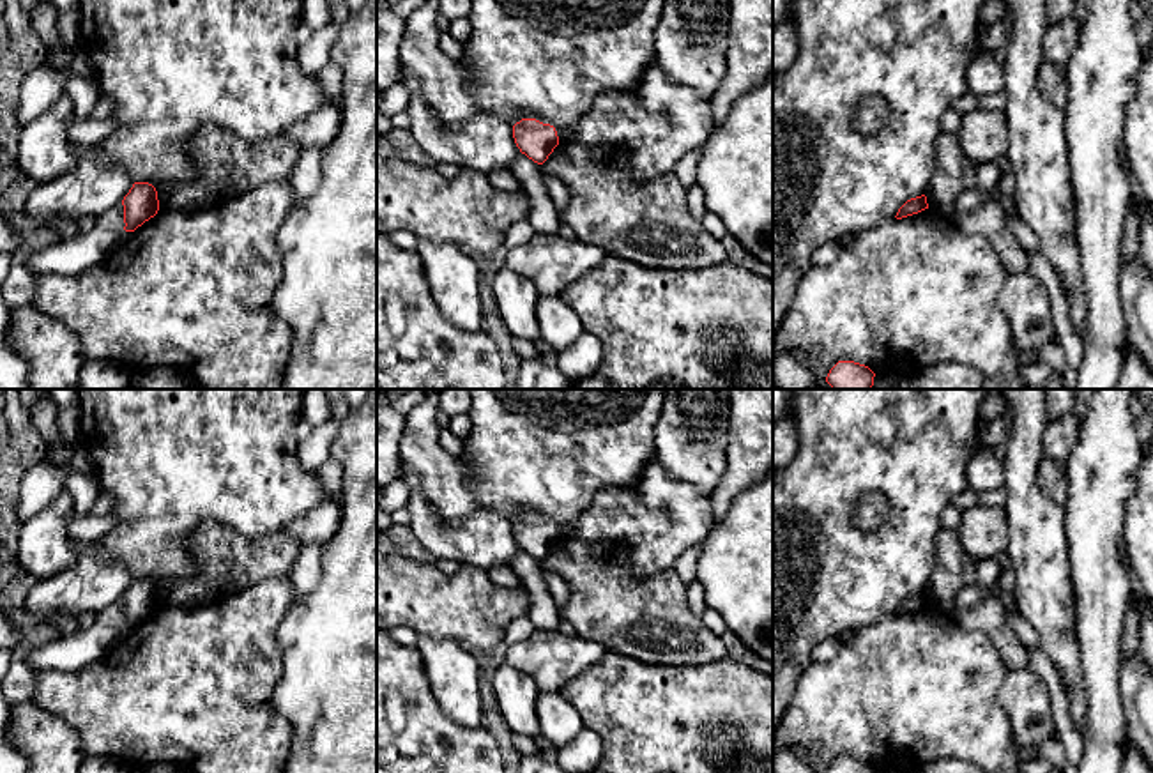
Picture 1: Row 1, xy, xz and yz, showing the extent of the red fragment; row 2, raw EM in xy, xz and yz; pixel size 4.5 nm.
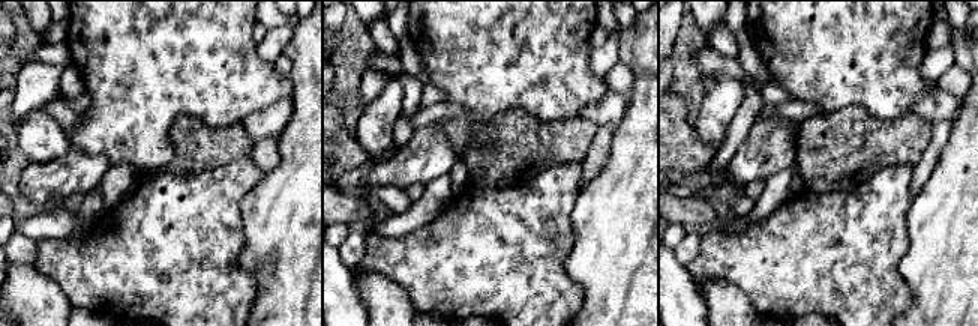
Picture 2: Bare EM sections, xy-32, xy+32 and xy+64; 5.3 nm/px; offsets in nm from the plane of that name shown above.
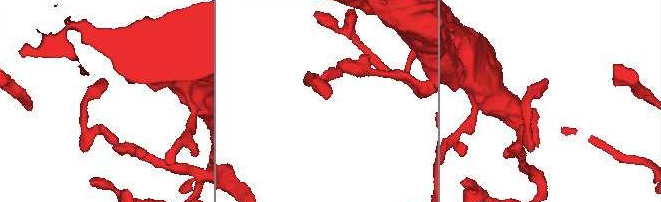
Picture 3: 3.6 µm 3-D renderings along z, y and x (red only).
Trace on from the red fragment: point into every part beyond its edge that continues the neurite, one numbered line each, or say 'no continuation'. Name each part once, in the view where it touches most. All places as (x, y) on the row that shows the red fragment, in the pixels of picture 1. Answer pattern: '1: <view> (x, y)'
no continuation

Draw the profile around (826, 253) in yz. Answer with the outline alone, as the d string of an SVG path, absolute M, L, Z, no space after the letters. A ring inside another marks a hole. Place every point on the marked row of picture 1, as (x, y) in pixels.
M828 242L819 246L812 255L812 267L826 267L836 260L844 242Z

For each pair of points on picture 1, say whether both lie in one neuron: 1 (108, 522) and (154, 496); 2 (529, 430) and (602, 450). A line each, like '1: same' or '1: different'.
1: different
2: same

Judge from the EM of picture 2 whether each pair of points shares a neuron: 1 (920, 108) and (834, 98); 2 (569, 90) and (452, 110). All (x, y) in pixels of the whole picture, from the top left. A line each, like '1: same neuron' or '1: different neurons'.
1: different neurons
2: different neurons

